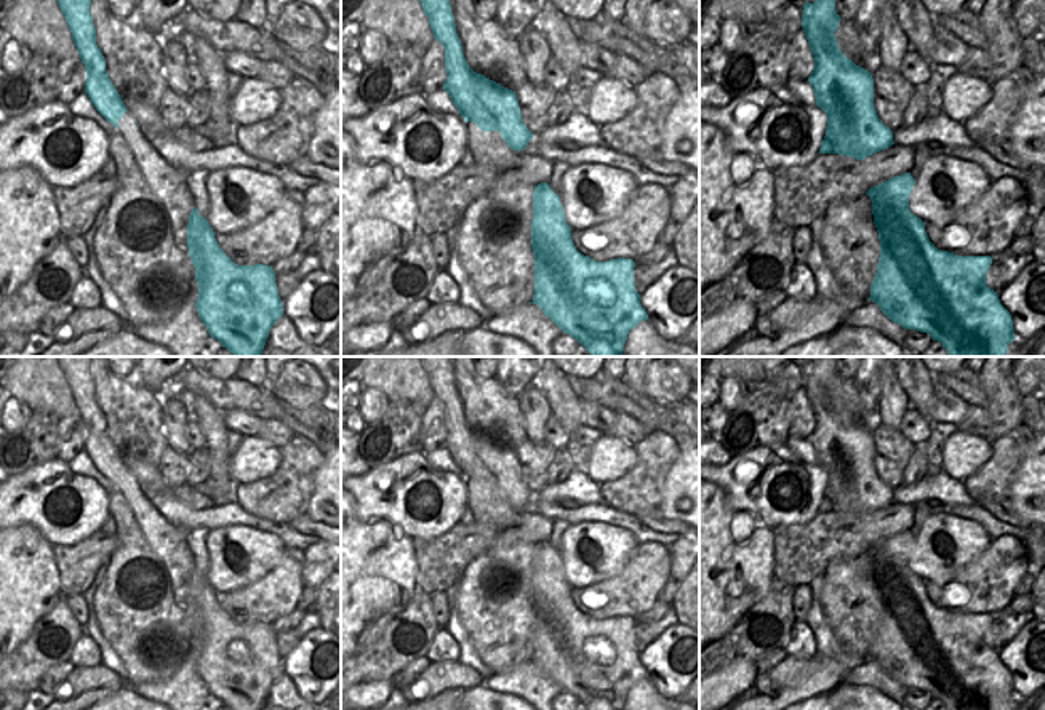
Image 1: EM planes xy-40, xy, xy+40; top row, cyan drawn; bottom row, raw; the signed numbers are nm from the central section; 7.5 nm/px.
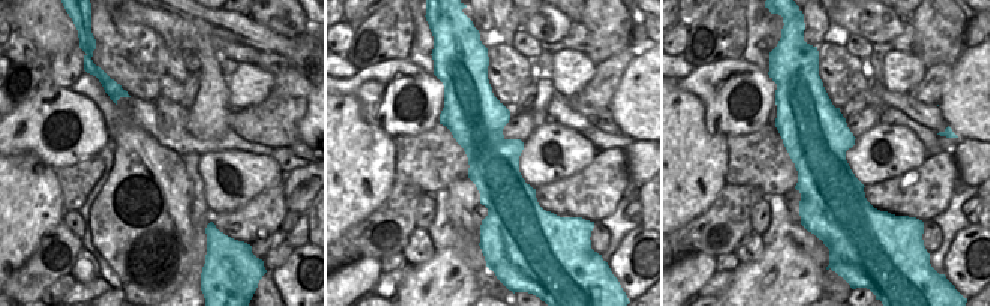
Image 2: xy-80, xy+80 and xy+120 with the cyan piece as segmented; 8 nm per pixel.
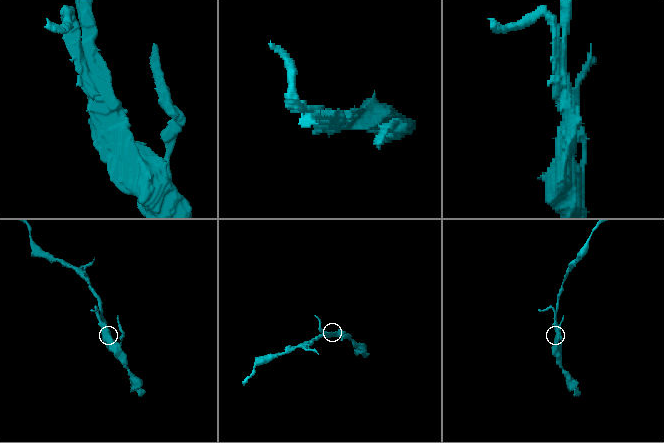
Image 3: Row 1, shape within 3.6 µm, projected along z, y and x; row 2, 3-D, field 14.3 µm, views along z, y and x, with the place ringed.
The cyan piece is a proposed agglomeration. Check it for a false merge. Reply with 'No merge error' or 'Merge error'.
Merge error

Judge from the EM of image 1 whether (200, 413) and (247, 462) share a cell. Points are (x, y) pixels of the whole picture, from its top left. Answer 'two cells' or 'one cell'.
two cells

